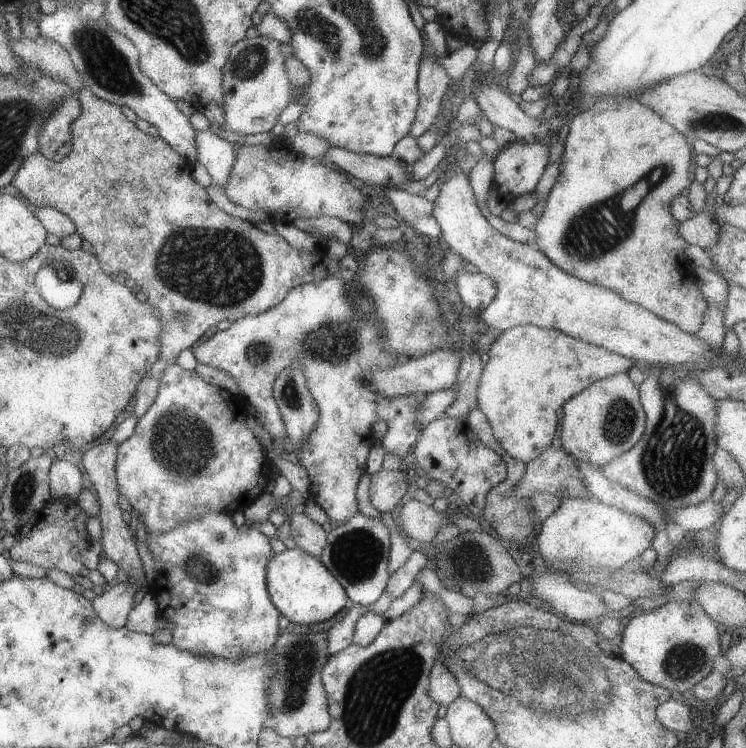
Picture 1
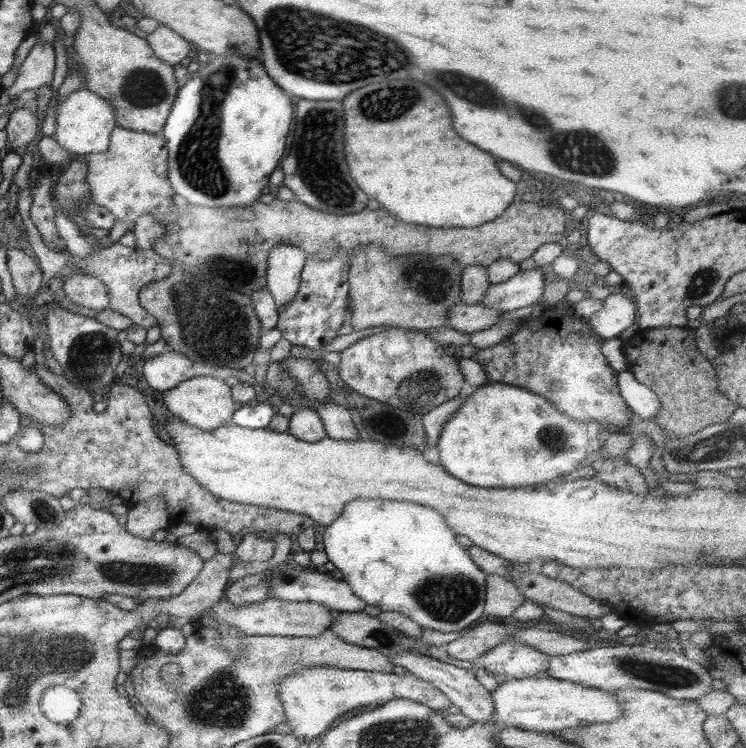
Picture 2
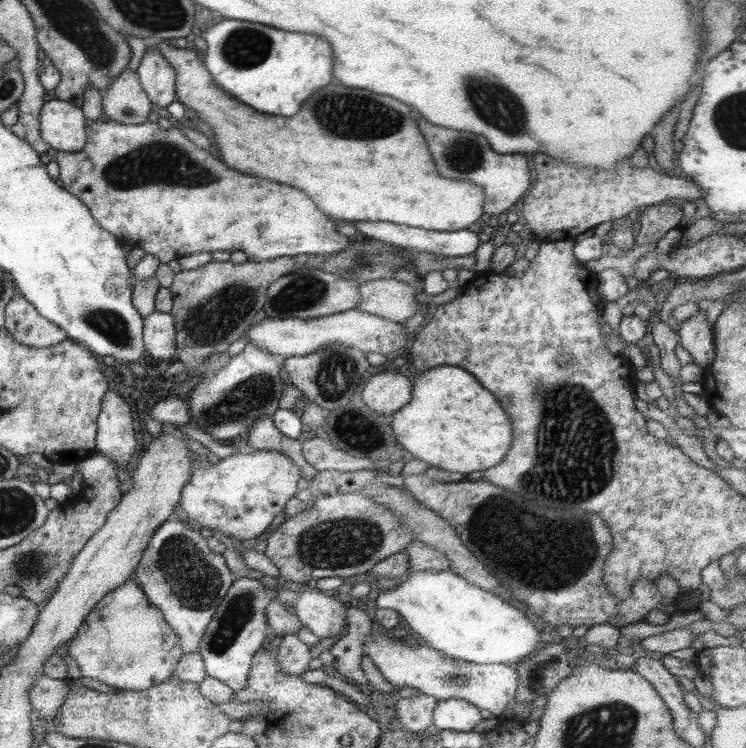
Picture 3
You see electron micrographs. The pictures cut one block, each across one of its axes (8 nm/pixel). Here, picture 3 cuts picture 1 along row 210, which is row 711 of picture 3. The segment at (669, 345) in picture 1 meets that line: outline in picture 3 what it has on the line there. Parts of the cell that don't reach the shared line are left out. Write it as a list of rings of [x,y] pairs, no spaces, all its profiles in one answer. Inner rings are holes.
[[[460,698],[438,701],[433,713],[433,729],[442,731],[473,732],[482,722],[480,710]]]

